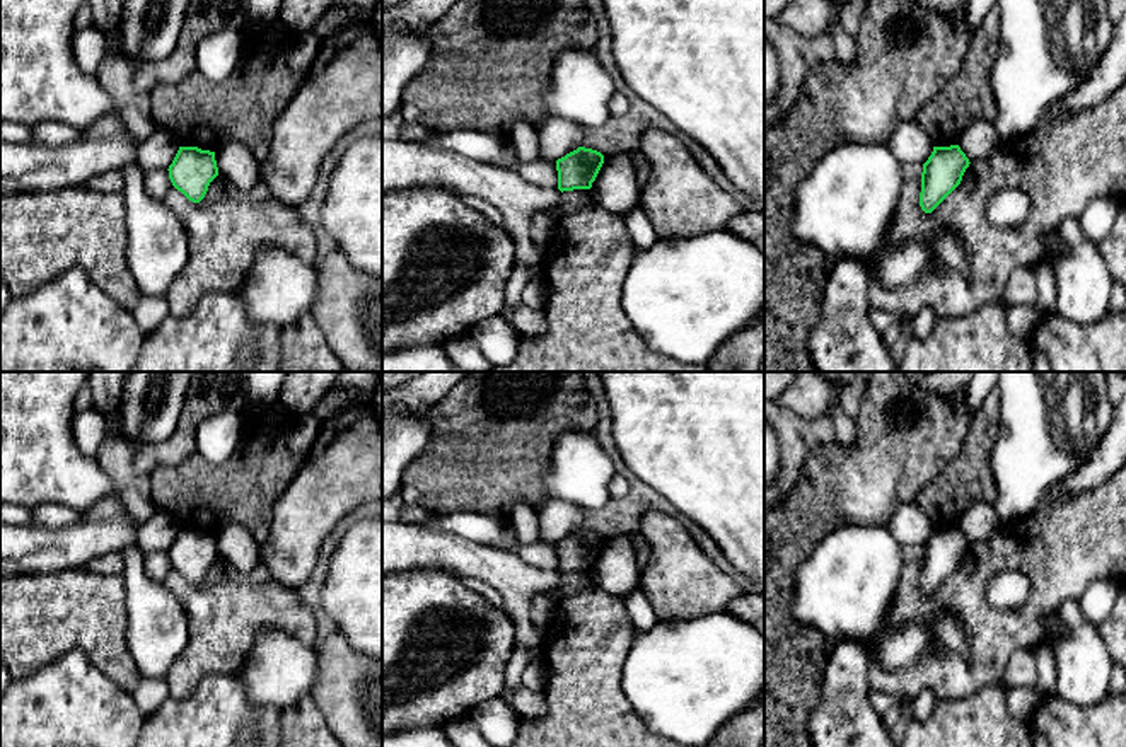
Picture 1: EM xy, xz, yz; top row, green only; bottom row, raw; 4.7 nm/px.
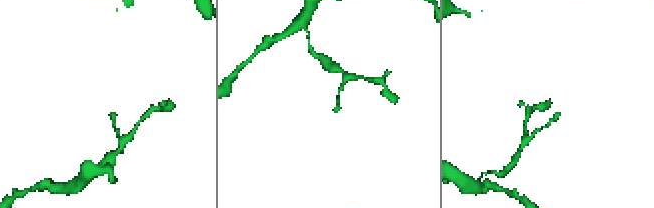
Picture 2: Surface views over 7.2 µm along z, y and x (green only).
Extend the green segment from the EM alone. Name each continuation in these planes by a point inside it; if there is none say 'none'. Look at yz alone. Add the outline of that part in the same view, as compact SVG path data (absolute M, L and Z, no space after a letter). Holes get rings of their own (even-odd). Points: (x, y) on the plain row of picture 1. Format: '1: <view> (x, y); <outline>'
none

